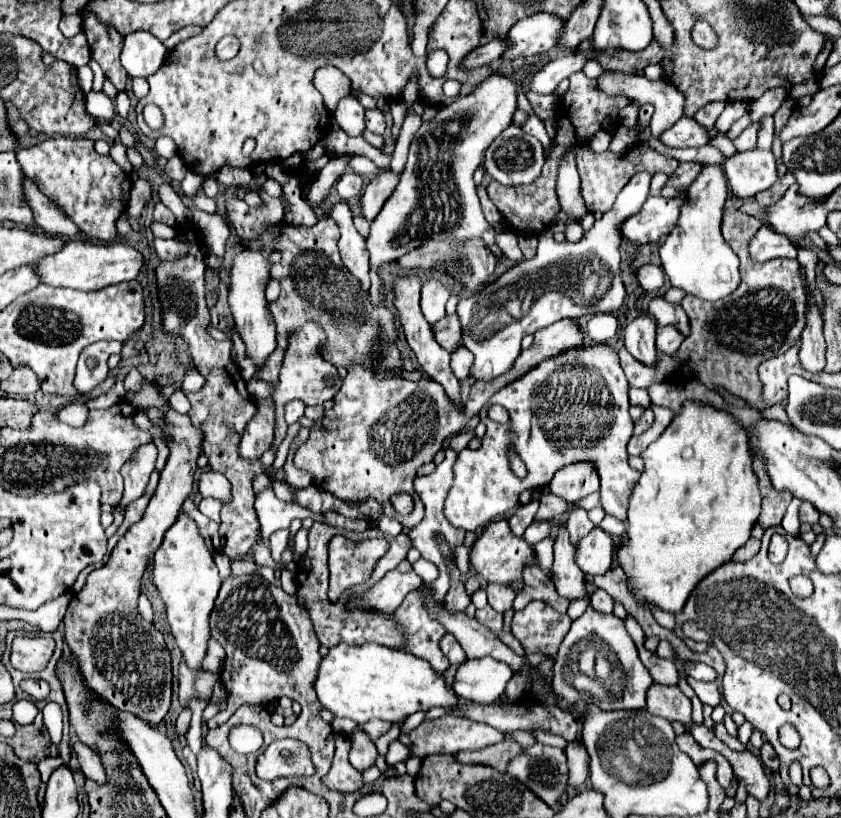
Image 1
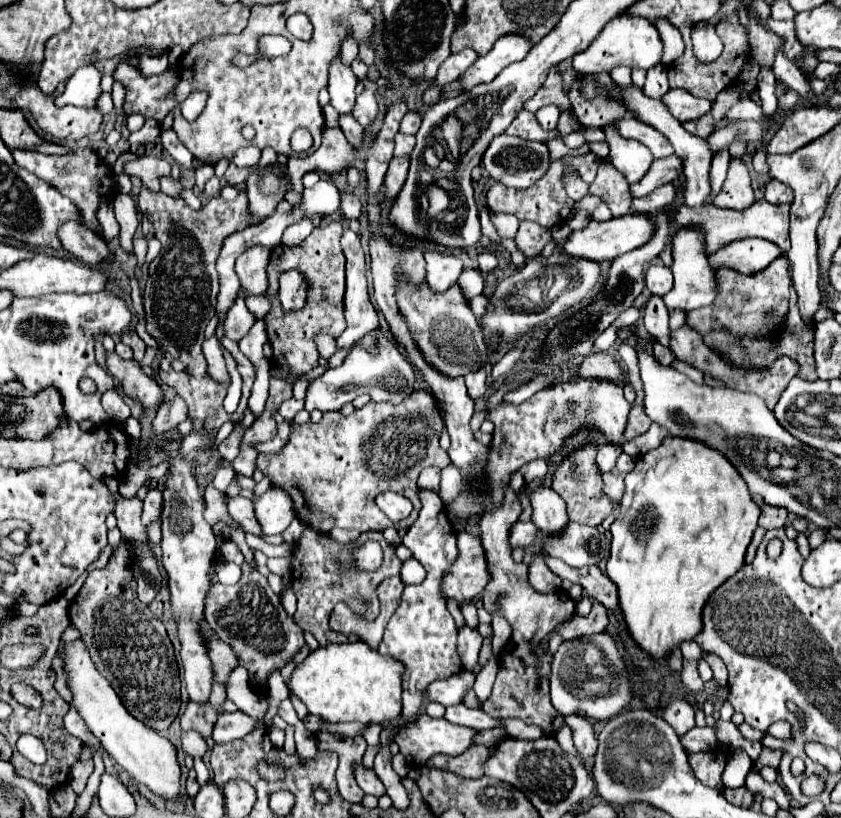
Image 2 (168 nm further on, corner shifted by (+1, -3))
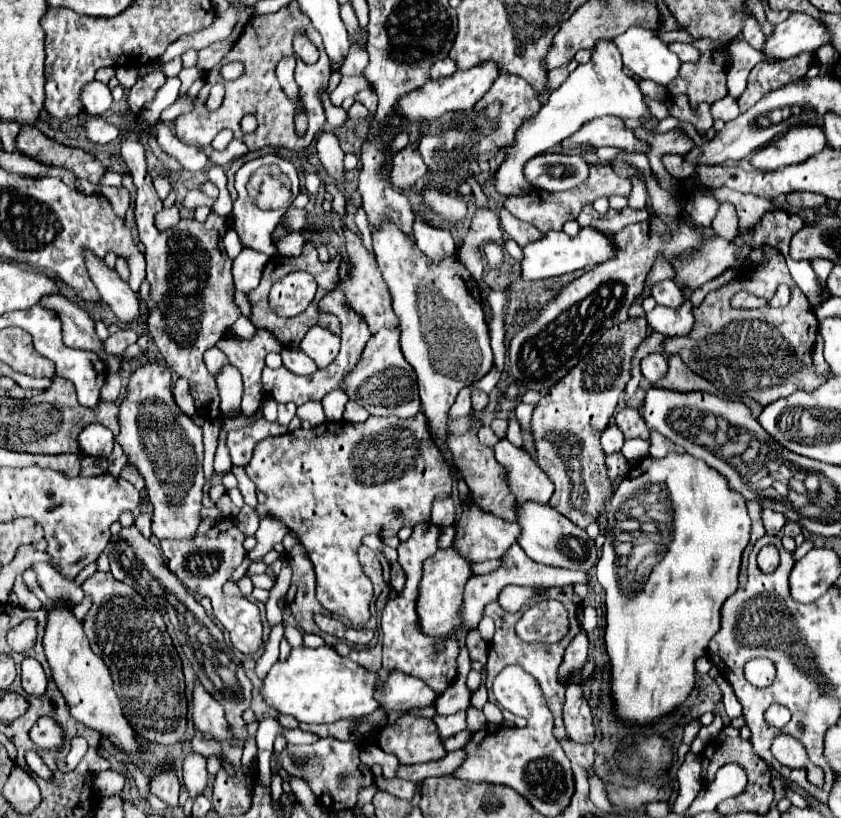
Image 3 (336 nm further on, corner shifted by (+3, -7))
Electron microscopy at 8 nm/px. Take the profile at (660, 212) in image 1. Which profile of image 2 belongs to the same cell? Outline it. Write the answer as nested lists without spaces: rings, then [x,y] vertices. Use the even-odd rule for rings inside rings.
[[[624,214],[620,218],[612,218],[608,222],[598,222],[590,220],[590,224],[582,230],[572,232],[562,246],[558,246],[560,254],[568,254],[572,258],[586,258],[592,262],[604,262],[604,260],[614,260],[620,254],[626,254],[638,246],[644,246],[650,240],[654,224],[646,214]]]

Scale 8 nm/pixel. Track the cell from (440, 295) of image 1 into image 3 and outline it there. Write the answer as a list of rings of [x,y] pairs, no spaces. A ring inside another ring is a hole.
[[[416,218],[414,234],[416,234],[416,244],[420,252],[424,252],[426,258],[432,258],[432,262],[440,262],[440,258],[456,256],[456,244],[448,230],[432,228],[422,218]]]

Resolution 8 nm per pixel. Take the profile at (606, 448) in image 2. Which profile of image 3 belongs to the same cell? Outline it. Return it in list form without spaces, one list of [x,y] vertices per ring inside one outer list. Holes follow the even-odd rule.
[[[608,426],[602,434],[602,450],[604,454],[614,454],[614,452],[620,452],[624,444],[624,438],[622,438],[622,432],[616,428],[616,426]]]

